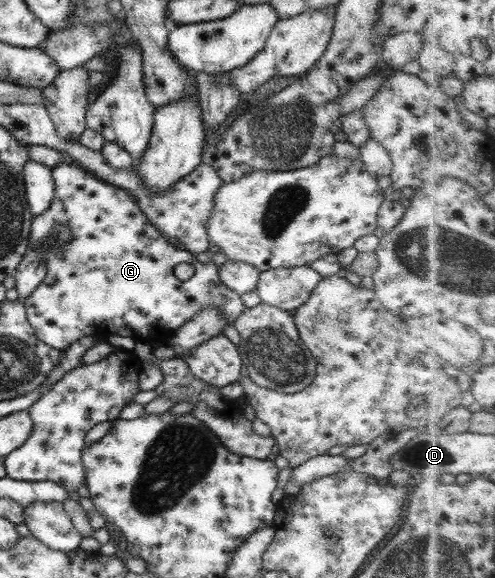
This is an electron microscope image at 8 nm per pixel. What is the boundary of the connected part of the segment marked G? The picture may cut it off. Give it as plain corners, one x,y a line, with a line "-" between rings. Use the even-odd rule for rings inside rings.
71,161
59,162
57,166
51,168
51,176
54,184
53,196
49,206
36,217
31,220
31,226
29,226
28,236
28,250
32,250
35,253
36,261
45,267
46,273
44,279
39,283
39,286
35,287
35,290
28,294
27,298
23,298
22,303
25,307
26,319
31,325
37,340
55,350
64,350
72,342
75,342
81,337
98,337
106,338
108,335
125,336
125,338
132,338
134,342
145,342
148,344
159,343
164,344
169,338
174,335
174,332
184,323
189,322
200,310
206,308
206,306
212,306
216,310
220,310
222,314
222,320
228,325
244,311
244,304
240,299
240,295
232,290
229,290
226,286
223,286
219,282
217,274
218,266
211,262
209,259
202,259
194,256
189,251
180,250
175,248
174,245
167,242
167,239
162,235
155,226
151,226
151,222
147,222
145,215
139,210
136,202
132,197
124,191
122,188
114,187
101,179
98,179
93,174
88,175
87,171
-
181,262
187,262
194,268
193,275
185,280
180,281
176,279
172,273
173,267

